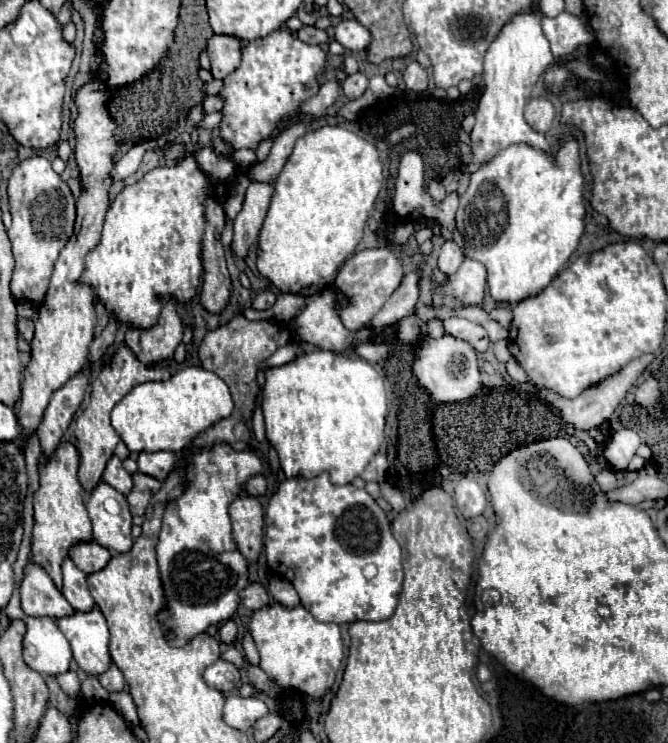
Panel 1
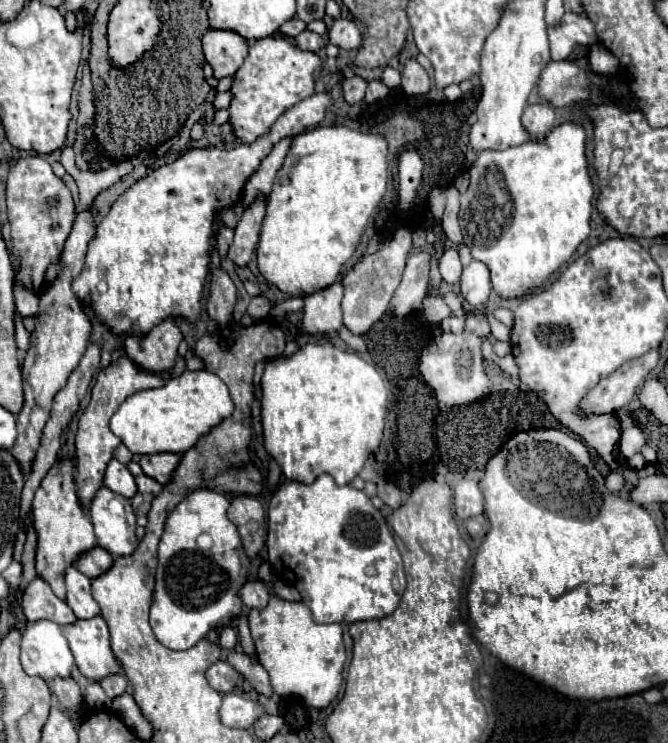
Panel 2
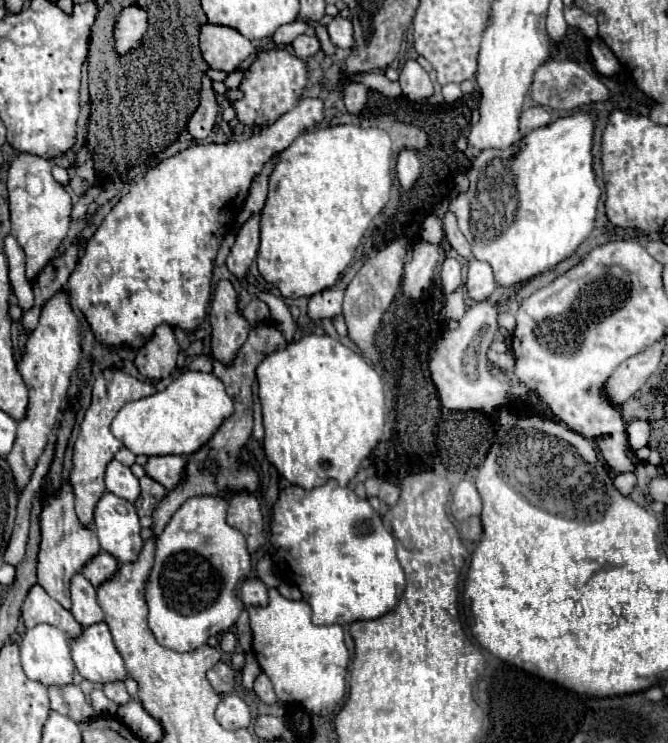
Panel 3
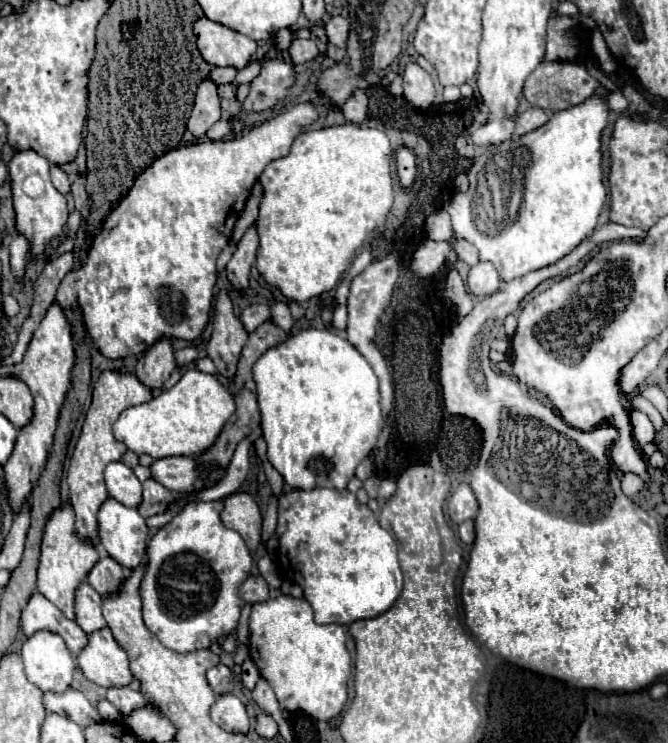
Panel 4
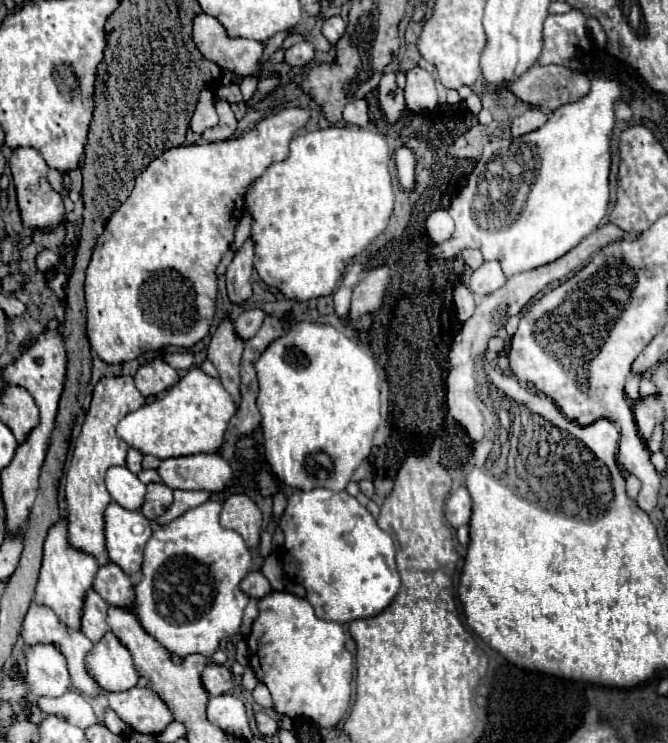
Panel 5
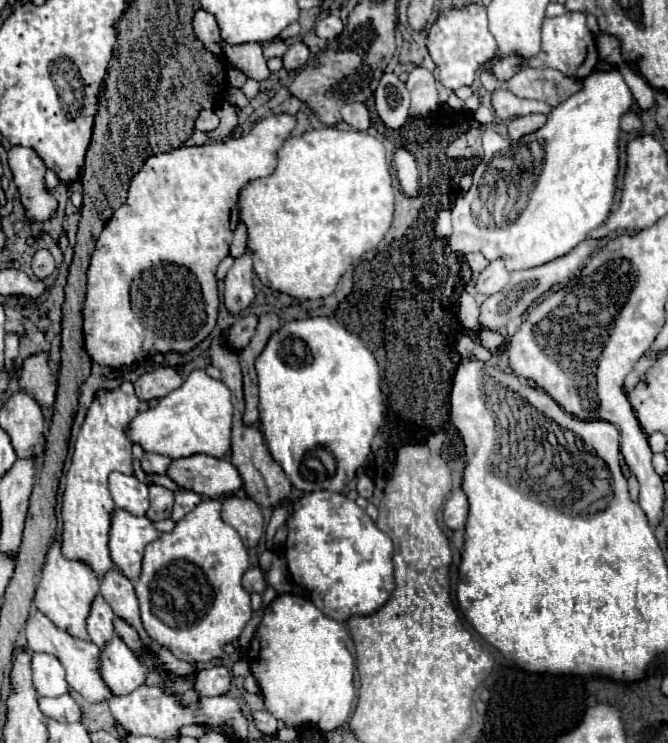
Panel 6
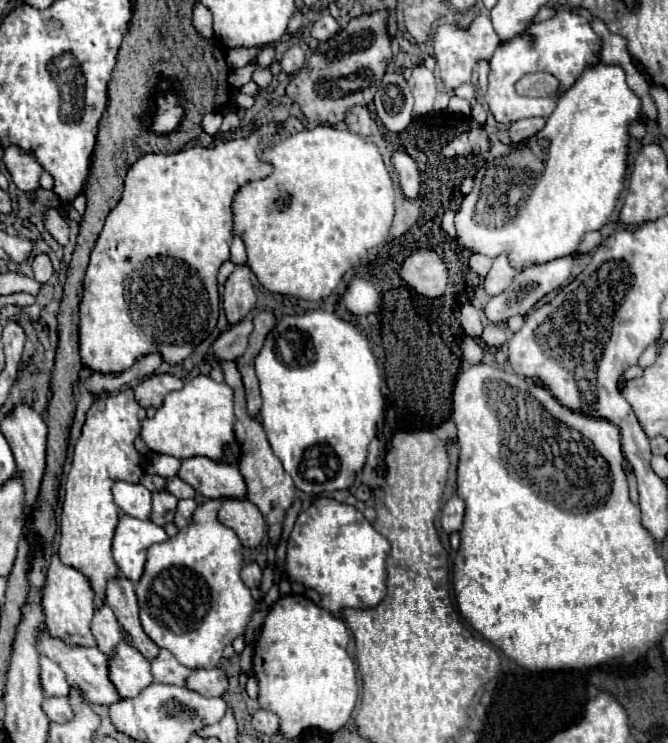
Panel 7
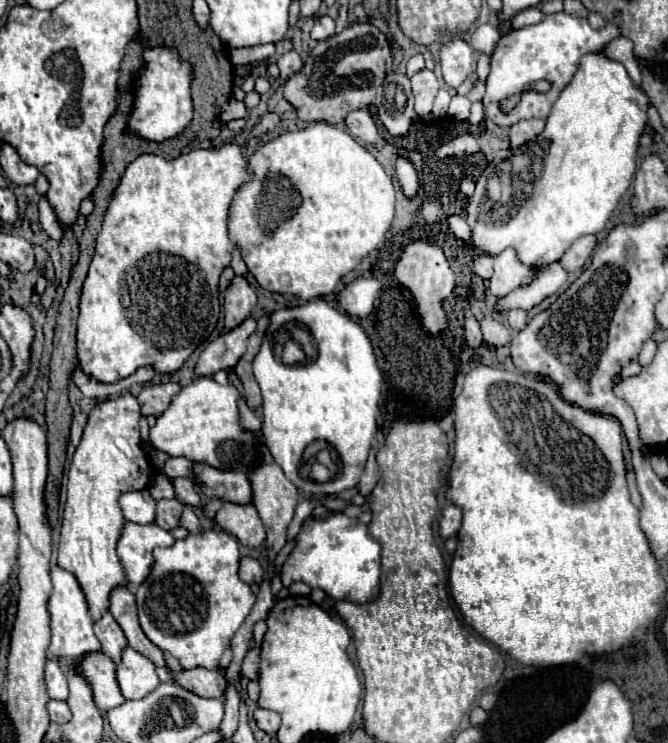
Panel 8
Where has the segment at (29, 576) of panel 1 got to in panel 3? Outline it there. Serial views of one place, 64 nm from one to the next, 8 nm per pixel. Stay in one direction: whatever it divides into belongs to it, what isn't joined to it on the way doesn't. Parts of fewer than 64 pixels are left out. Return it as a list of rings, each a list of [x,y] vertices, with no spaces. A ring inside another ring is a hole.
[[[34,584],[28,590],[28,596],[22,604],[22,618],[24,618],[26,628],[46,622],[60,628],[68,638],[78,636],[82,632],[82,626],[76,622],[70,610],[66,610],[62,604],[50,598],[48,592],[40,584]]]

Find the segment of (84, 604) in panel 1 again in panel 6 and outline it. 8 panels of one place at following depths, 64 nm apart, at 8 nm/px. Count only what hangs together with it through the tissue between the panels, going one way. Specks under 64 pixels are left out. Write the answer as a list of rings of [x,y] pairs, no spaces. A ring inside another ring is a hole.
[[[98,594],[98,596],[92,600],[90,614],[88,614],[88,618],[86,618],[88,636],[90,636],[90,640],[92,640],[96,646],[104,646],[104,644],[114,636],[112,618],[114,618],[112,608],[108,608],[108,604],[104,602],[104,598]]]

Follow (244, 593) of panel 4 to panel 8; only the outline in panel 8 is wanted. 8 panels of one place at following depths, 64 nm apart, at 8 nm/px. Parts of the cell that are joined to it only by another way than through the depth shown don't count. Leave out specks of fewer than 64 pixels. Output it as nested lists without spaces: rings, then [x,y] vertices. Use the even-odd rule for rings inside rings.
[[[254,558],[240,560],[240,580],[244,580],[246,584],[252,584],[252,582],[260,582],[262,576],[264,576],[264,572],[262,572],[262,566],[258,564],[258,560],[254,560]]]

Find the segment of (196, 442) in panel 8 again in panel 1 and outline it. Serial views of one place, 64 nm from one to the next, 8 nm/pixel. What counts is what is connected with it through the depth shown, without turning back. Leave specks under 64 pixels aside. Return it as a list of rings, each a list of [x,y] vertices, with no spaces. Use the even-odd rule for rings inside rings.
[[[186,366],[162,382],[136,384],[114,408],[112,426],[132,452],[182,452],[196,434],[232,414],[230,388],[202,366]]]

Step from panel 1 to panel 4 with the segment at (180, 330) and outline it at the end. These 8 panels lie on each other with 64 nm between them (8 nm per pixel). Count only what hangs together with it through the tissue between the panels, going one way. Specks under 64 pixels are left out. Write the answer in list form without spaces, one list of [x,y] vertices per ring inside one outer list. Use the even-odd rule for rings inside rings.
[[[160,338],[138,360],[136,376],[148,388],[162,388],[164,380],[170,378],[174,368],[176,368],[176,360],[174,360],[172,342],[170,338]]]

